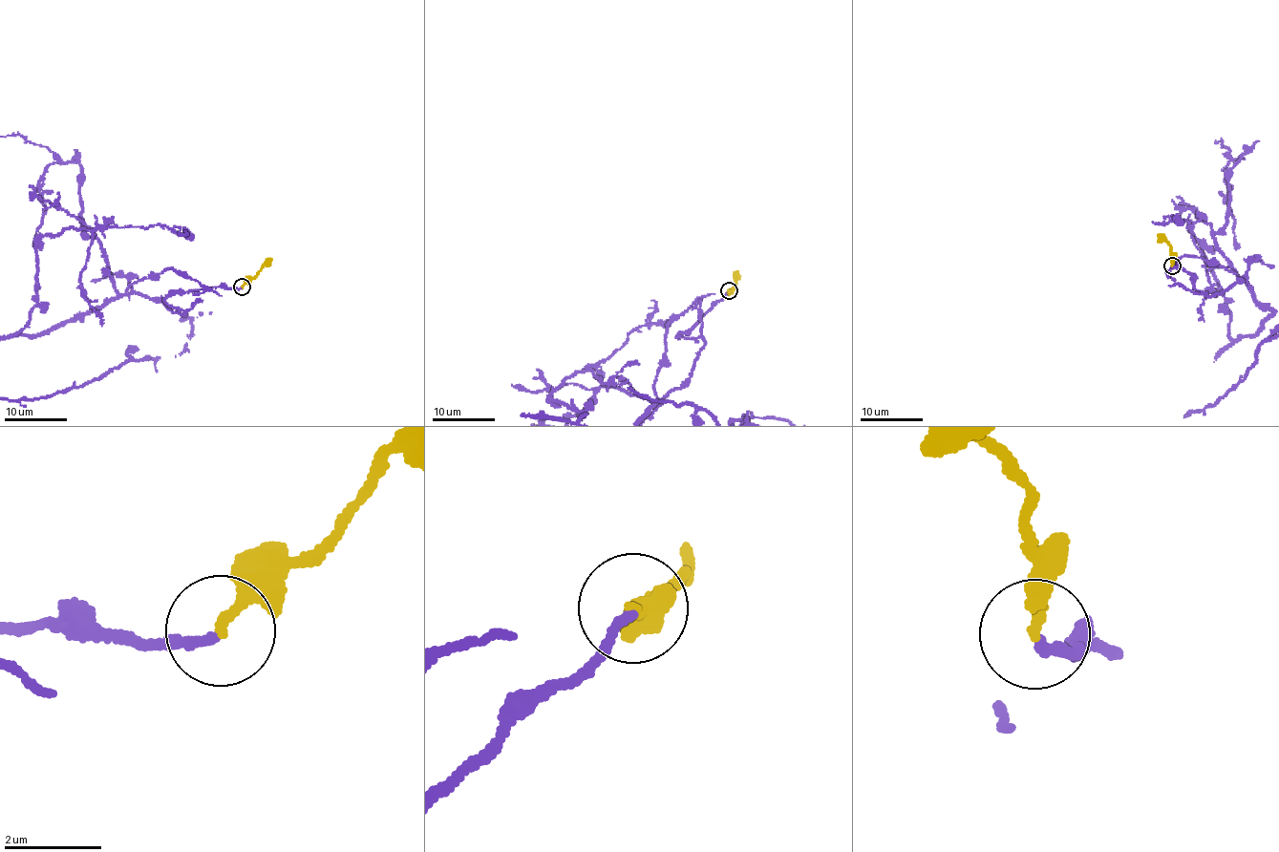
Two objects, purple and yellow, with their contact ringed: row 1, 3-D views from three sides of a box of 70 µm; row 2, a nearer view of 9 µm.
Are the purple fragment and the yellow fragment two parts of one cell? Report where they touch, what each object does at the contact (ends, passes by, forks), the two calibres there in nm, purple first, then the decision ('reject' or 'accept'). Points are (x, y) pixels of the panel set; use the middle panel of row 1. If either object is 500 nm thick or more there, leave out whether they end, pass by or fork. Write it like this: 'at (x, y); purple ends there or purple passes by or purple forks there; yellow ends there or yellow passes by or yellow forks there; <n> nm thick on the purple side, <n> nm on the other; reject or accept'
at (729, 290); purple ends there; yellow ends there; 190 nm thick on the purple side, 220 nm on the other; accept

